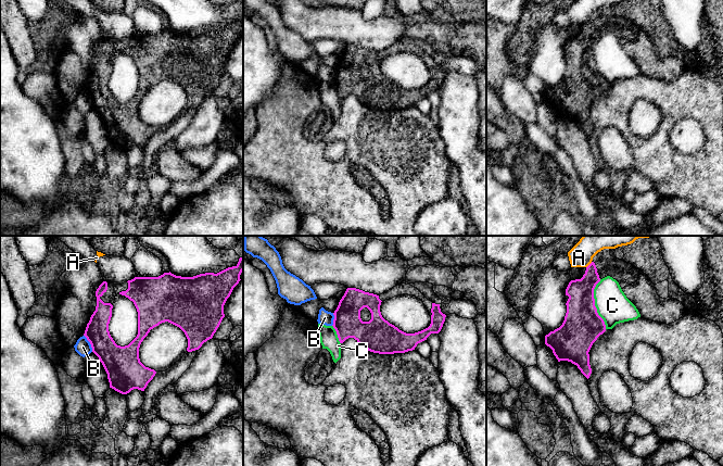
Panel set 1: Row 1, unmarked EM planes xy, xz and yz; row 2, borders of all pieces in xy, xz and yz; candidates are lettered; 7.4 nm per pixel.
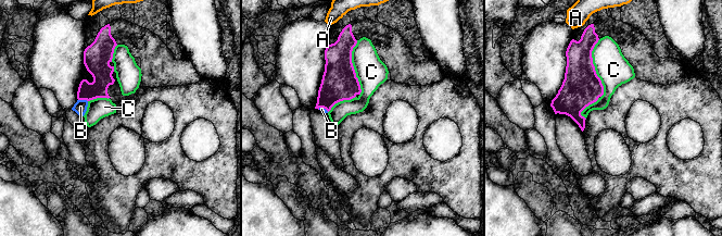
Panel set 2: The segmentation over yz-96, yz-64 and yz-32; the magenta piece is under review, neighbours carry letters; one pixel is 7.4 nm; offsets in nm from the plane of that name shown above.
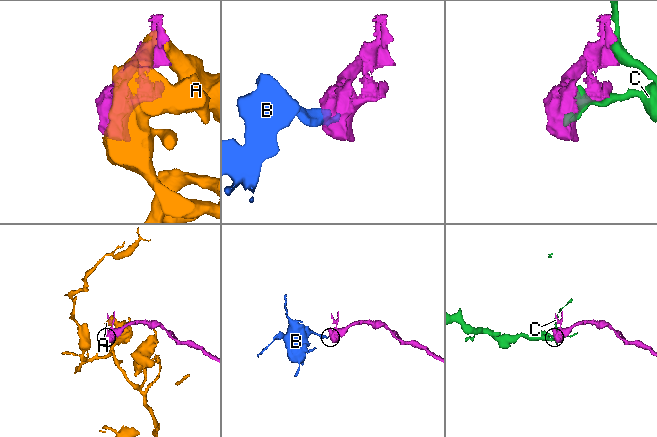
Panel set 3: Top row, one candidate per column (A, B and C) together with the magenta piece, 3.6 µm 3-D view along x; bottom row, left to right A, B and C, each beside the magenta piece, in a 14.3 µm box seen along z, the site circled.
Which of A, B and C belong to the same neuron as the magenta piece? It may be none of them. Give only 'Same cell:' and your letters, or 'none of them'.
Same cell: none of them

